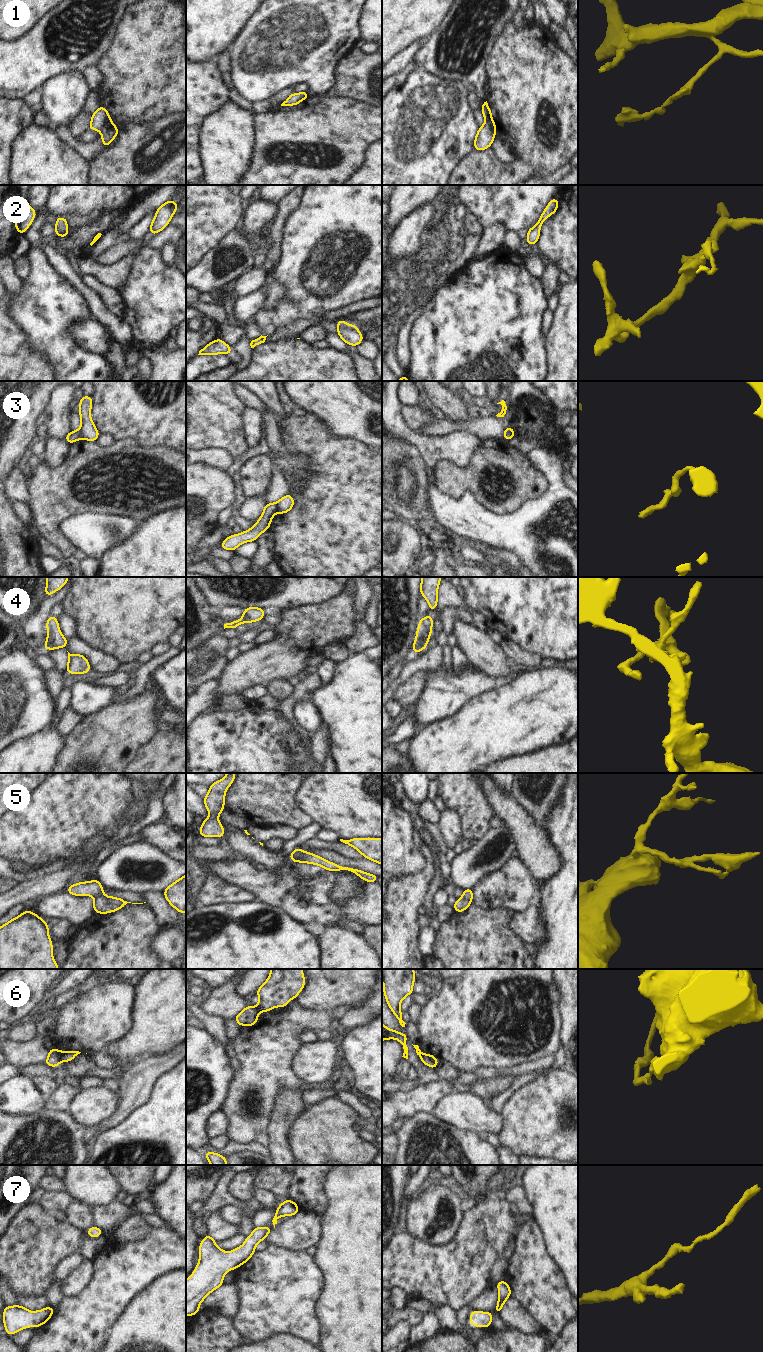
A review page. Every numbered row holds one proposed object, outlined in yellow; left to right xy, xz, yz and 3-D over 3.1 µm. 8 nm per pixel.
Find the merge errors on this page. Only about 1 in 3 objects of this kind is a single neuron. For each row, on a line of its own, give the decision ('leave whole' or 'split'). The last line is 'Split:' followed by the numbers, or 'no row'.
1: split
2: leave whole
3: split
4: split
5: split
6: split
7: leave whole
Split: 1, 3, 4, 5, 6

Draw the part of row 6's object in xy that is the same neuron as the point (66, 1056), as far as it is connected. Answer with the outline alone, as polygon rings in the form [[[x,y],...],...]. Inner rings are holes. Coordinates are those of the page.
[[[61,1051],[61,1060],[63,1062],[69,1062],[73,1060],[80,1053],[81,1052],[79,1051]]]

